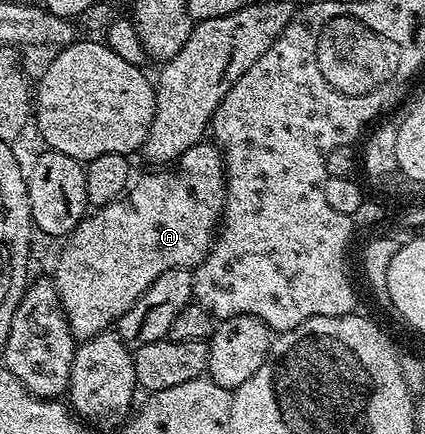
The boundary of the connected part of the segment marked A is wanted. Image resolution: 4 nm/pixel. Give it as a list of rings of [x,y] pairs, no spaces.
[[[210,141],[198,142],[196,146],[189,148],[189,152],[183,154],[175,169],[179,170],[172,174],[145,175],[139,183],[136,181],[126,191],[124,197],[88,213],[62,243],[63,251],[59,254],[53,281],[67,323],[76,339],[86,340],[110,331],[119,318],[125,316],[125,312],[129,312],[133,304],[137,304],[145,288],[149,288],[149,284],[153,284],[153,280],[157,280],[161,272],[194,268],[211,250],[227,199],[223,151]]]

